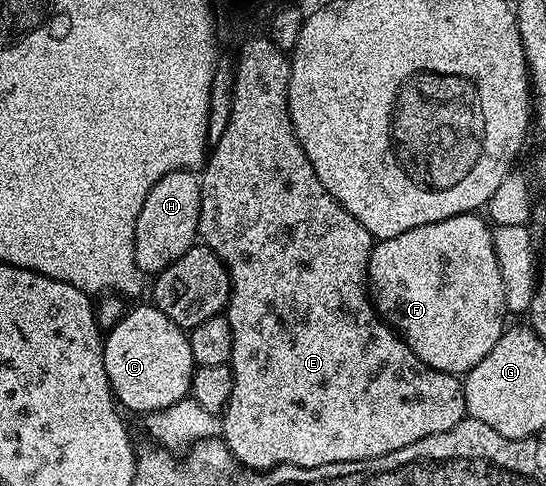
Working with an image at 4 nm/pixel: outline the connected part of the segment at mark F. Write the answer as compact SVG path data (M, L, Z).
M478 212L453 215L437 223L413 227L413 231L393 235L393 239L375 241L367 268L369 293L379 316L403 338L417 359L437 371L456 375L466 375L481 363L481 359L485 359L485 355L489 355L489 351L493 351L505 328L503 320L509 317L505 283L501 279L495 250L495 235L492 226L479 216Z

